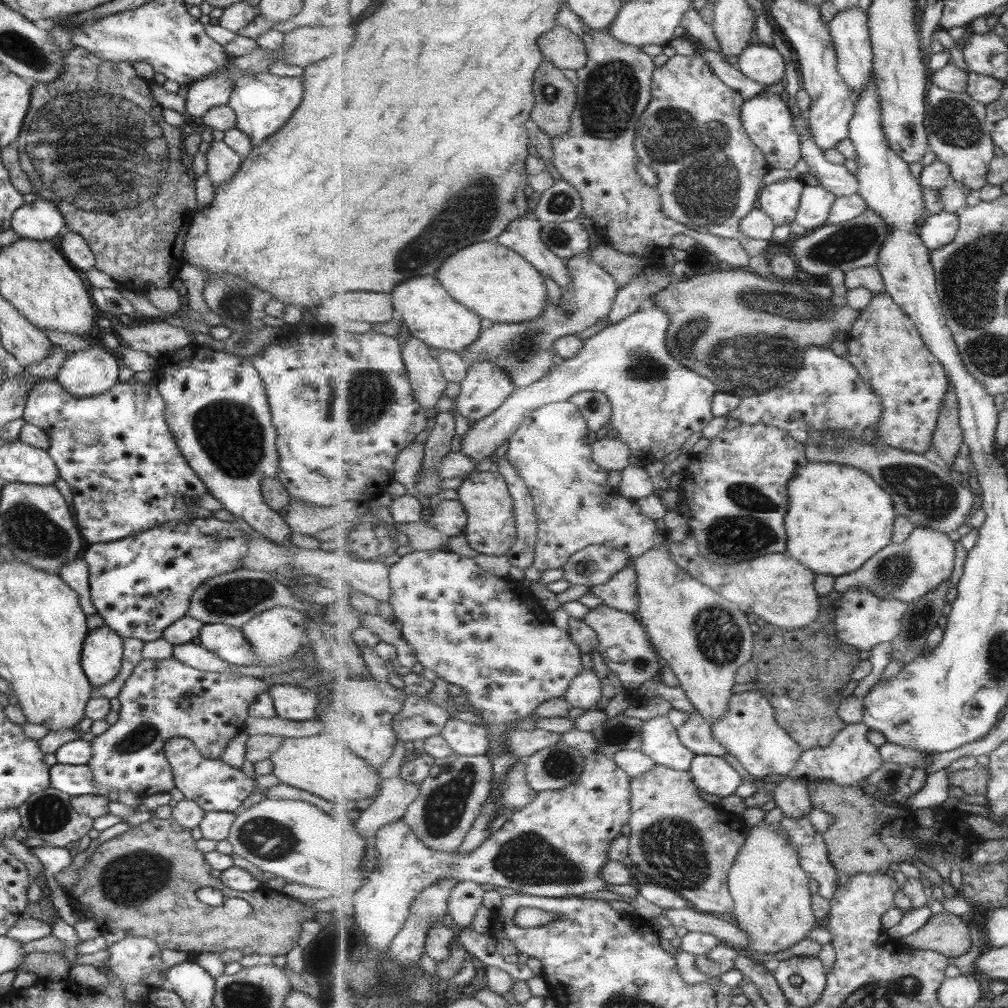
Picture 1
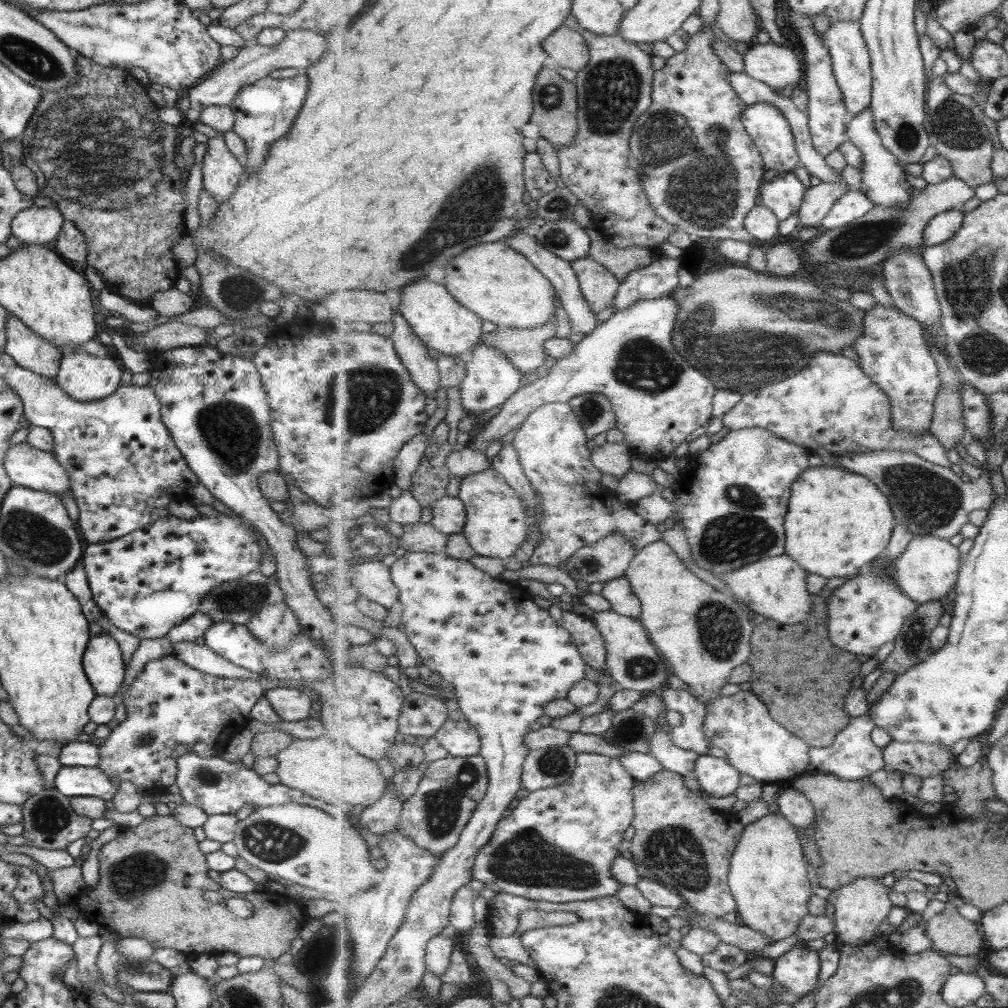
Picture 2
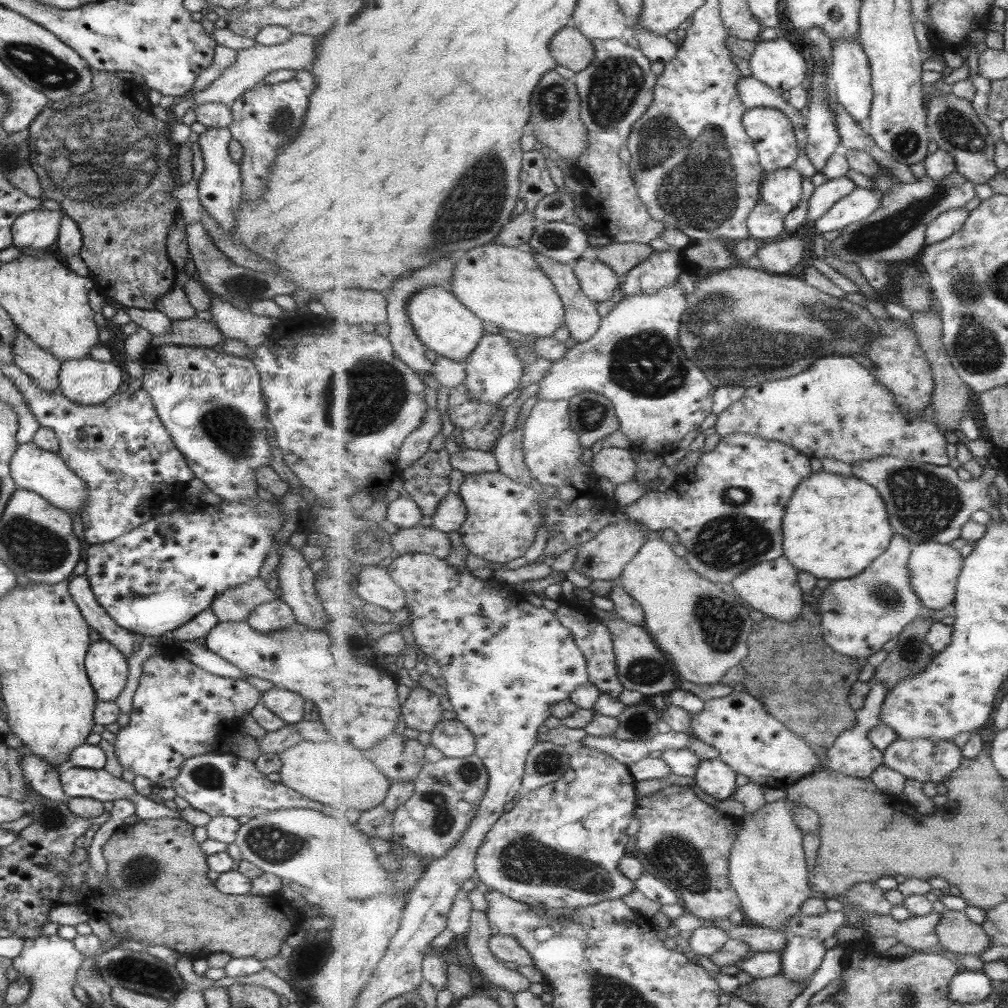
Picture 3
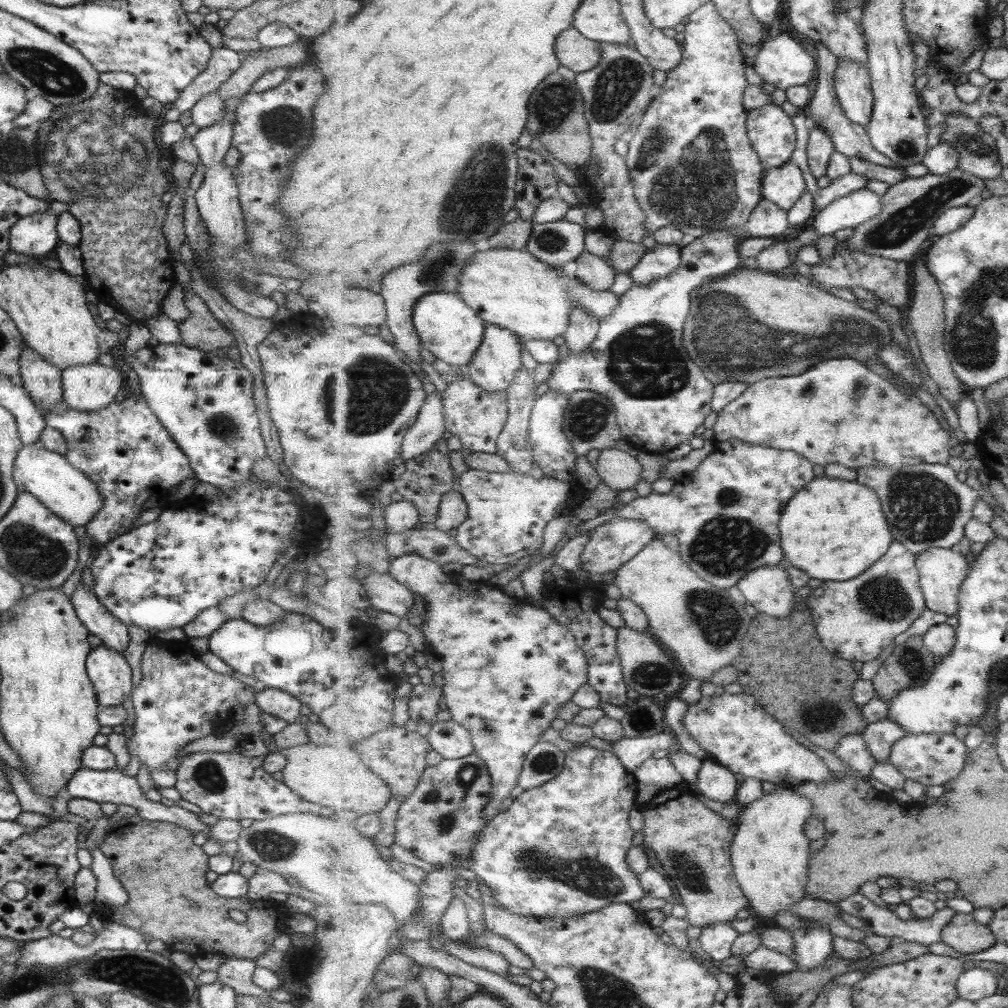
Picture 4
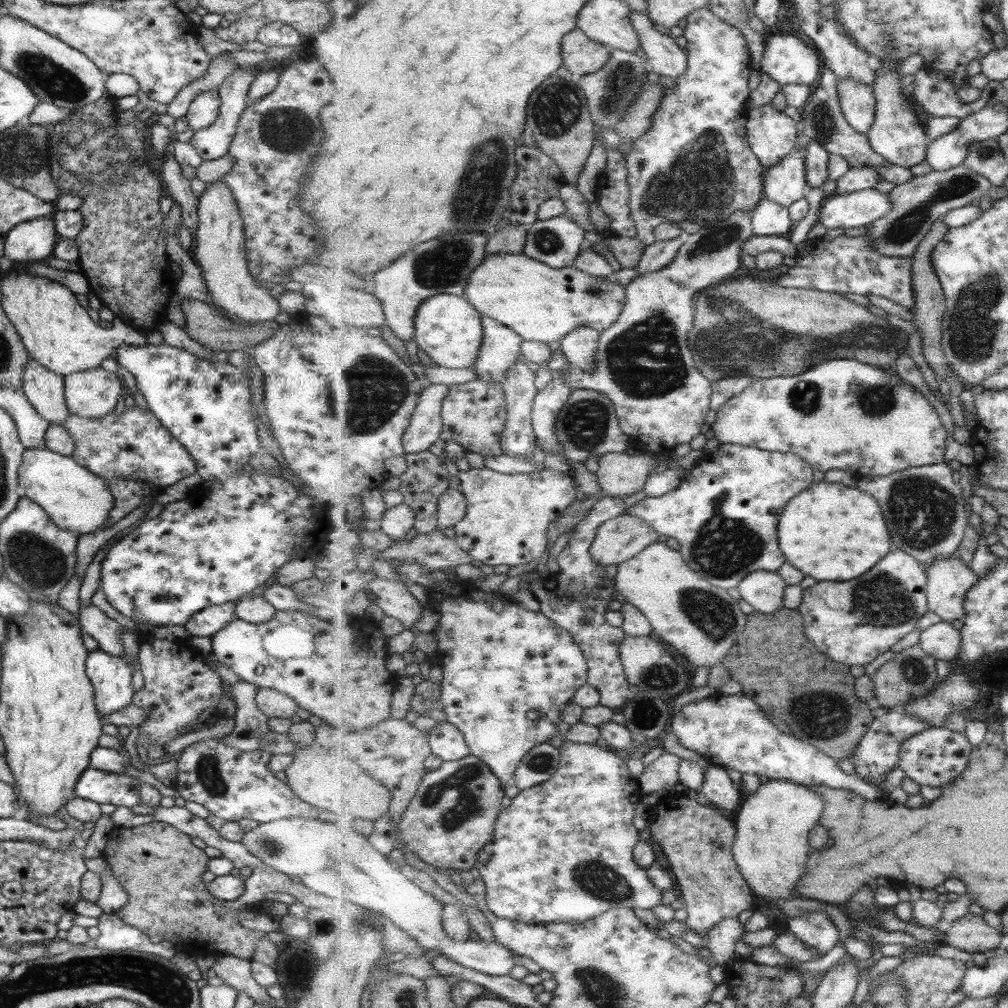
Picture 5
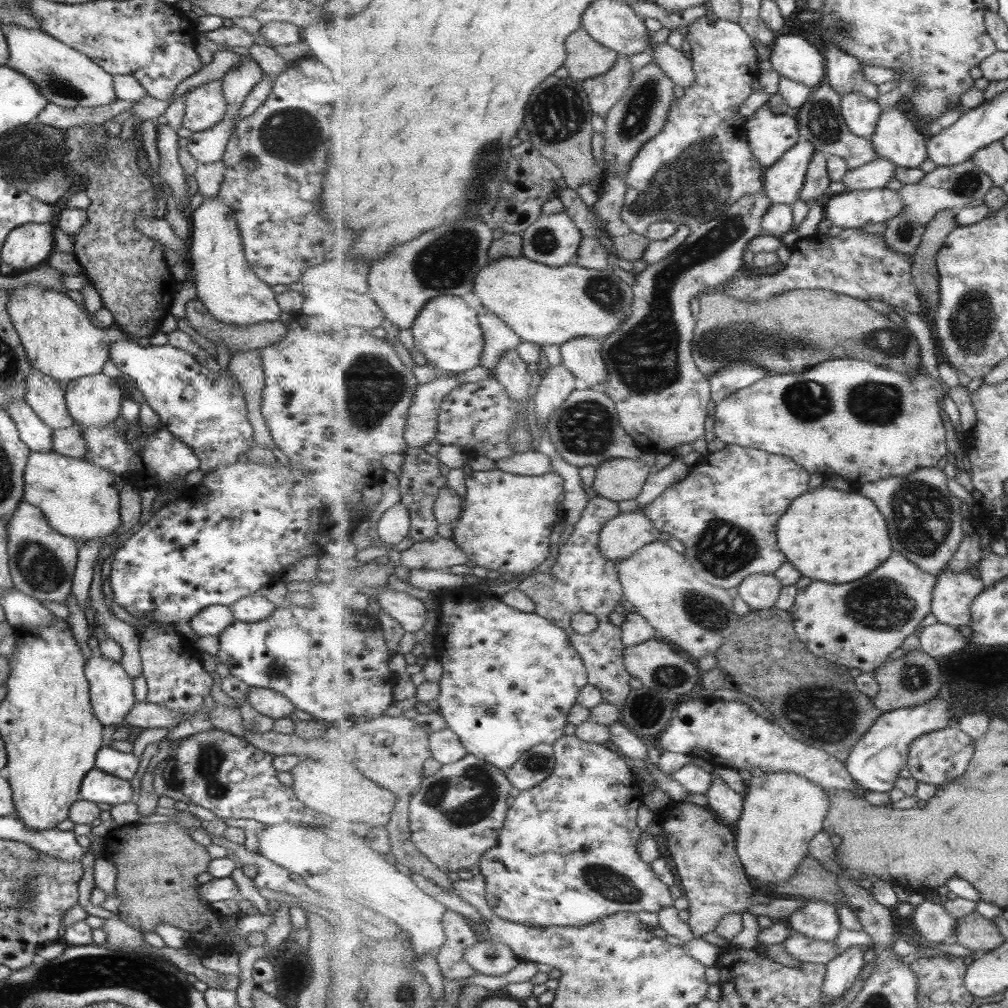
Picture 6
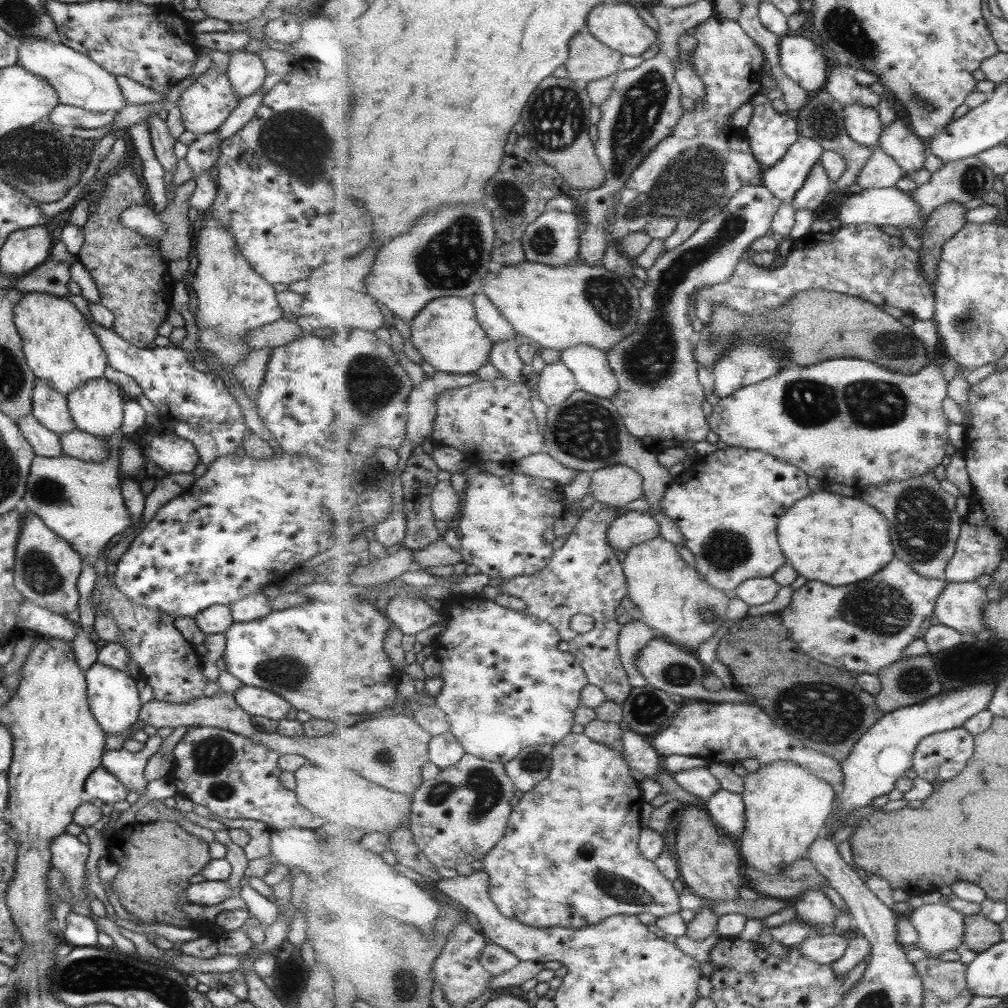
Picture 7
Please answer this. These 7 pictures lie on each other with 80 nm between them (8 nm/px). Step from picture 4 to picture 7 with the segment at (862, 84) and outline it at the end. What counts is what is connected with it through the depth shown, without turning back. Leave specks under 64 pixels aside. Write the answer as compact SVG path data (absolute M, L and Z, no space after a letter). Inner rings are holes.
M853 103L844 108L844 121L853 141L872 149L880 144L884 122L878 109Z

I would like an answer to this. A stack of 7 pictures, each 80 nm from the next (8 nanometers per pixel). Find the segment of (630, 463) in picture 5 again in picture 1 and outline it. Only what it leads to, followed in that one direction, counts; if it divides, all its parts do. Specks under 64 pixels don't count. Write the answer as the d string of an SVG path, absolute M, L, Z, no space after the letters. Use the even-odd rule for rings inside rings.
M618 437L596 440L592 443L594 450L594 459L599 466L609 470L620 470L627 468L632 457L631 449Z

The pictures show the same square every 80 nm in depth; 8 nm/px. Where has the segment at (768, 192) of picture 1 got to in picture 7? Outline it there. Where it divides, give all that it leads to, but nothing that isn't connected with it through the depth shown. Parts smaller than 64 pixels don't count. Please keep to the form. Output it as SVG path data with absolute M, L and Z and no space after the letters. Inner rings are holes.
M801 136L799 141L791 146L786 157L783 157L777 165L765 168L765 172L762 174L763 184L783 202L793 203L796 194L803 188L811 169L819 164L819 160L825 151L825 148L818 141L807 136Z

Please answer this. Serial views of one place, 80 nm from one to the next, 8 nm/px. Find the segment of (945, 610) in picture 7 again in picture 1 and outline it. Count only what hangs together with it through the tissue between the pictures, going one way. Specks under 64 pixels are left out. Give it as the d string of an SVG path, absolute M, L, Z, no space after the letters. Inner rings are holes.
M914 528L913 534L903 544L891 544L879 552L867 566L854 573L836 577L835 591L847 592L856 586L864 586L879 598L896 598L903 602L913 602L935 590L942 582L951 578L955 570L955 544L943 532L933 528Z

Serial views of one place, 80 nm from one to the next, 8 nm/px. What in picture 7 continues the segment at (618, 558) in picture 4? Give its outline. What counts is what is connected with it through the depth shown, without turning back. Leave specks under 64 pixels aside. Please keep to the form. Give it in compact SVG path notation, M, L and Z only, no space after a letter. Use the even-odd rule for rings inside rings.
M630 510L611 524L608 541L613 549L628 552L636 545L661 536L660 525L653 515Z

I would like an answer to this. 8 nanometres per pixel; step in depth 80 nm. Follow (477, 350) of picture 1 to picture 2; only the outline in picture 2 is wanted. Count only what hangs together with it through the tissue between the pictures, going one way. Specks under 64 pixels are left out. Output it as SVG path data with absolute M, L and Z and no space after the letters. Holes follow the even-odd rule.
M587 256L574 260L572 267L579 277L580 288L593 312L603 312L614 304L621 283L606 266ZM556 322L532 329L516 329L511 327L497 328L485 333L482 342L503 350L507 358L519 367L522 376L533 374L539 366L545 364L547 358L546 343L557 336Z

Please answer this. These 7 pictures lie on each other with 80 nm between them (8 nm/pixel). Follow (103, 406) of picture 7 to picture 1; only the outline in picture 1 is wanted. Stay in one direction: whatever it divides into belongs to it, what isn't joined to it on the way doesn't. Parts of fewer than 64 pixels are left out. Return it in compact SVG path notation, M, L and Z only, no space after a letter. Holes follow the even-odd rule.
M89 347L66 355L55 376L74 397L88 397L109 390L117 382L118 363L104 348Z

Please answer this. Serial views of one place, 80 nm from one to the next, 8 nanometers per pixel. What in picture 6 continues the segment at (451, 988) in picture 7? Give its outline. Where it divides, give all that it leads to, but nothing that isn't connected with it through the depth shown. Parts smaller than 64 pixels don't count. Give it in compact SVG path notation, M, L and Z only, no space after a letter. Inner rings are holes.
M448 909L443 915L442 923L448 941L435 952L435 962L439 965L443 981L463 981L465 978L481 974L465 959L466 950L478 944L479 936L473 932L464 916Z

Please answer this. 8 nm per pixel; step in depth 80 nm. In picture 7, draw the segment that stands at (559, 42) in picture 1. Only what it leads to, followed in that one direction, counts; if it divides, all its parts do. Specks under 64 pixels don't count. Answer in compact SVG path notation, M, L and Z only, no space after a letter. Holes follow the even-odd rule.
M587 30L575 34L566 62L568 78L589 84L617 75L621 71L623 54L600 42Z

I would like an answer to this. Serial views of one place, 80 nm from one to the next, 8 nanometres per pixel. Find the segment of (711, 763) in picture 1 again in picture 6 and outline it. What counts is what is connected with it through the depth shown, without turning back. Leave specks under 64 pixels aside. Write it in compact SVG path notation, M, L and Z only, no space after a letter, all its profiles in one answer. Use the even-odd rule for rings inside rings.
M717 775L705 796L708 799L707 808L731 828L736 828L744 813L744 794L729 788L725 780Z

